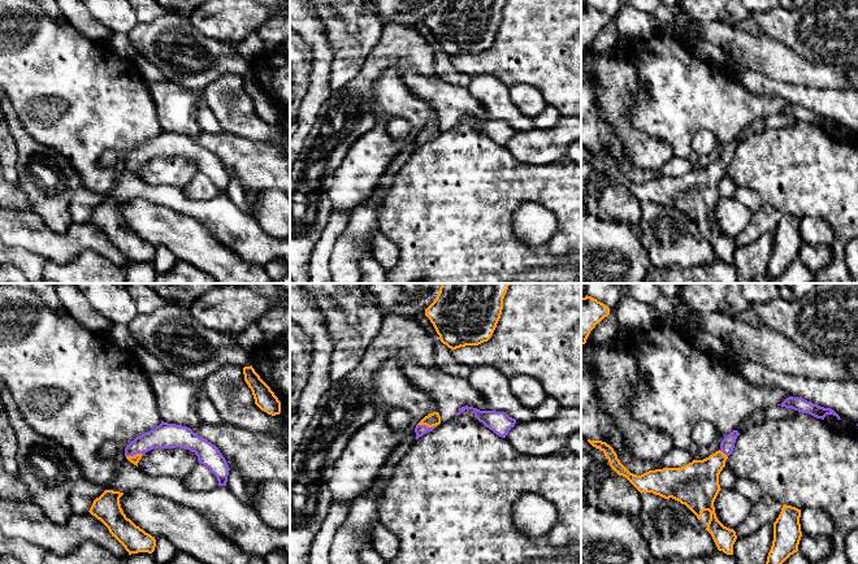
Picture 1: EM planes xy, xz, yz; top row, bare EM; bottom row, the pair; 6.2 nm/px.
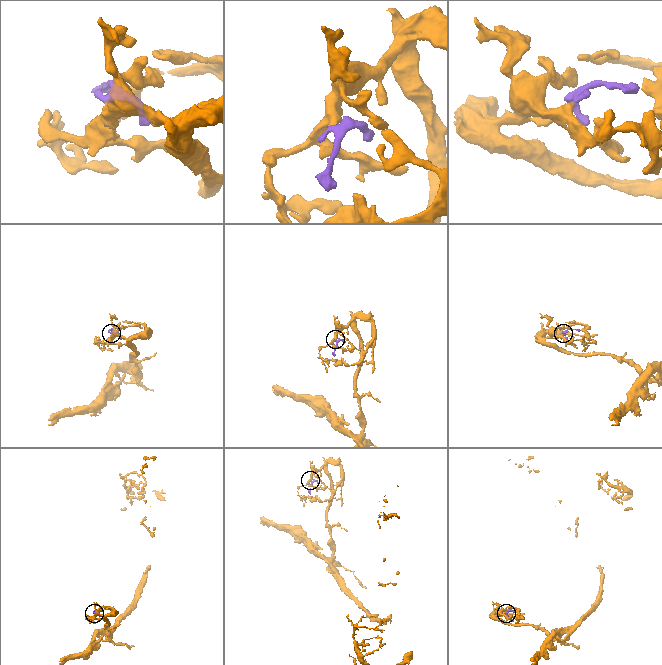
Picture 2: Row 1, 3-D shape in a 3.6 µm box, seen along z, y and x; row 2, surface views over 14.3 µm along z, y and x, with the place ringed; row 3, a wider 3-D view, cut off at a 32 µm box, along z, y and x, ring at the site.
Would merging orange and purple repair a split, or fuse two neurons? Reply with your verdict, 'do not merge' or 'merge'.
merge

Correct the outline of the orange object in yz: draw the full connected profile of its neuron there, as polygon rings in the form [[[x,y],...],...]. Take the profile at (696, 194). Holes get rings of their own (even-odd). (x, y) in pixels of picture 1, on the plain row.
[[[733,139],[720,152],[720,159],[703,169],[693,169],[681,177],[649,179],[641,185],[630,182],[618,168],[614,157],[602,149],[588,151],[599,157],[608,168],[610,175],[625,186],[641,203],[653,201],[664,208],[675,208],[685,213],[699,229],[719,260],[733,264],[736,240],[724,235],[716,226],[714,211],[719,203],[719,183],[734,157],[740,142]]]

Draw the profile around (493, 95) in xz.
[[[484,74],[471,78],[467,90],[490,120],[504,121],[516,130],[532,127],[530,120],[520,113],[510,96],[510,86]]]

